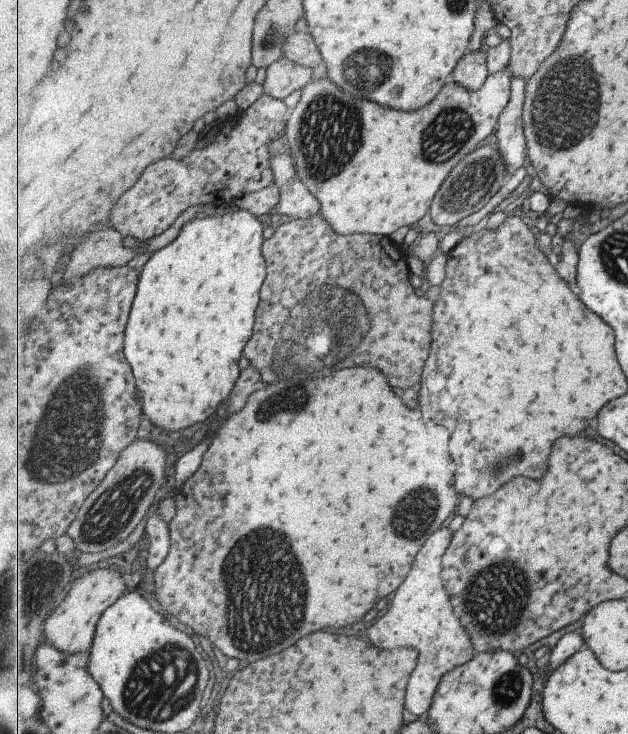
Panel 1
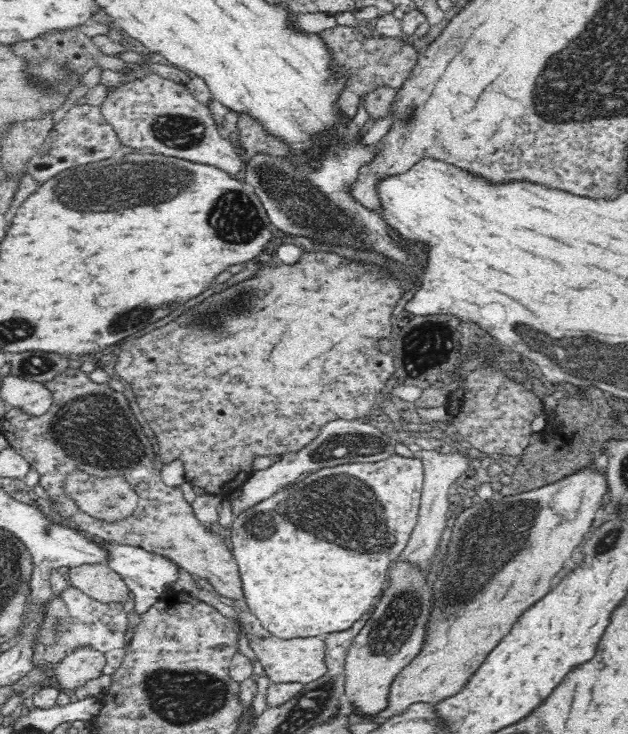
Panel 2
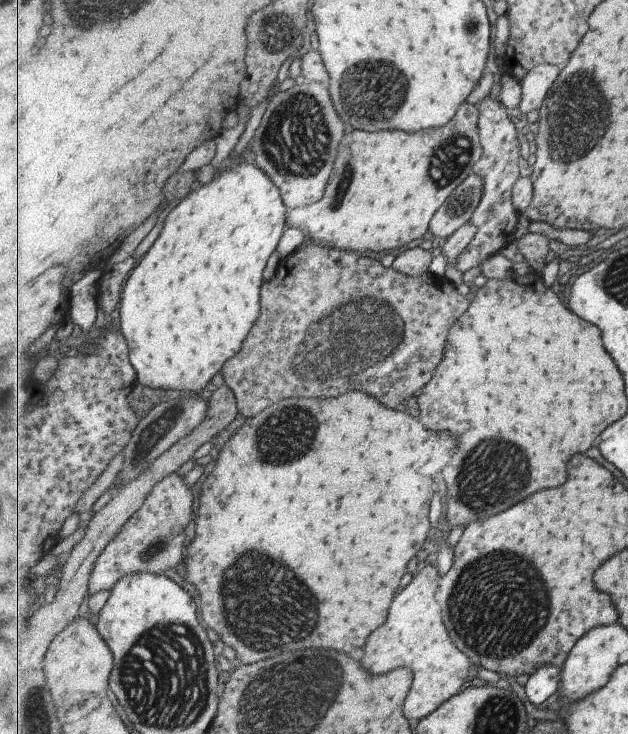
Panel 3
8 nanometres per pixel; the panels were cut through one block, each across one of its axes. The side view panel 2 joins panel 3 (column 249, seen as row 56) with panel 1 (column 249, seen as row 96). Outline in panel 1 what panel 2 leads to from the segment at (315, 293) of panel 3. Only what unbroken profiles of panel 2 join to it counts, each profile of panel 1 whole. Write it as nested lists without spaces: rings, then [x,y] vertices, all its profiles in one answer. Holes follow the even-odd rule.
[[[319,214],[306,219],[293,219],[290,222],[284,222],[281,226],[276,226],[274,233],[264,240],[262,251],[268,268],[266,282],[262,286],[263,300],[261,300],[261,306],[257,311],[255,336],[249,340],[249,344],[244,350],[244,356],[249,360],[249,364],[257,367],[263,374],[261,385],[270,385],[277,381],[287,380],[289,376],[307,376],[307,380],[311,380],[311,376],[327,376],[327,372],[347,368],[347,364],[349,366],[375,364],[377,368],[383,368],[383,372],[387,372],[387,378],[391,380],[393,386],[401,386],[401,388],[411,388],[421,380],[421,374],[426,367],[427,359],[430,358],[434,302],[426,297],[419,297],[413,292],[413,288],[419,285],[419,282],[415,280],[415,274],[412,272],[407,252],[403,252],[403,243],[397,244],[390,240],[388,236],[373,236],[369,233],[339,234],[323,218],[323,215]]]

